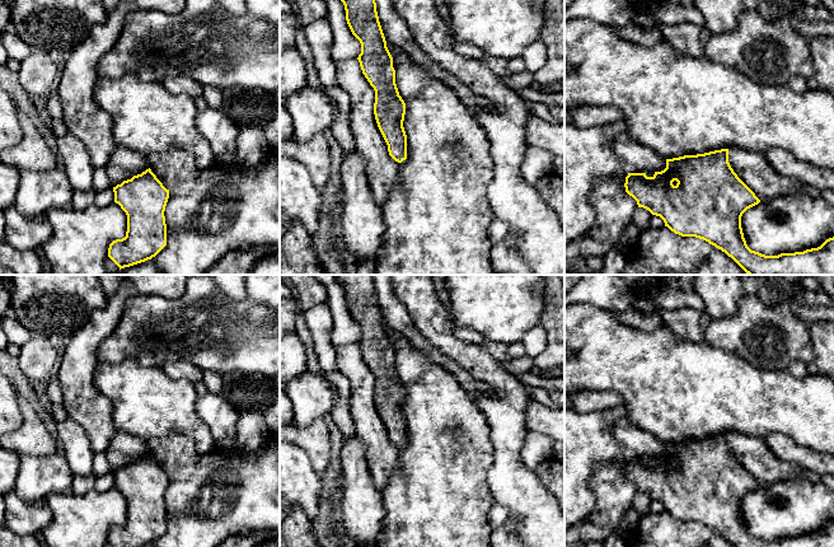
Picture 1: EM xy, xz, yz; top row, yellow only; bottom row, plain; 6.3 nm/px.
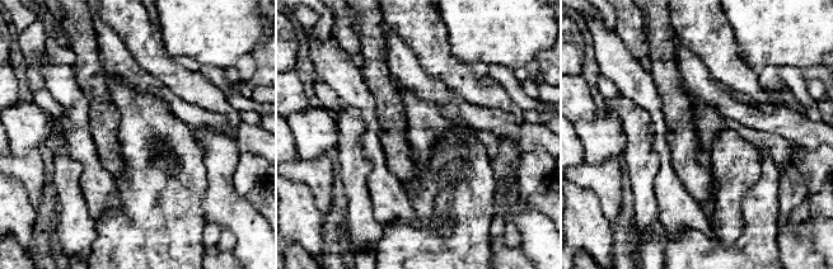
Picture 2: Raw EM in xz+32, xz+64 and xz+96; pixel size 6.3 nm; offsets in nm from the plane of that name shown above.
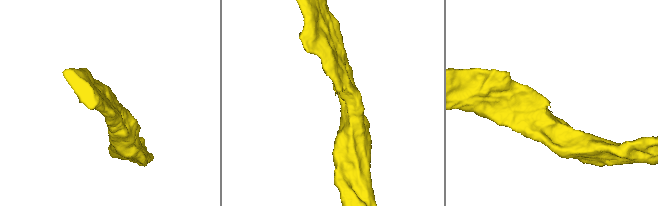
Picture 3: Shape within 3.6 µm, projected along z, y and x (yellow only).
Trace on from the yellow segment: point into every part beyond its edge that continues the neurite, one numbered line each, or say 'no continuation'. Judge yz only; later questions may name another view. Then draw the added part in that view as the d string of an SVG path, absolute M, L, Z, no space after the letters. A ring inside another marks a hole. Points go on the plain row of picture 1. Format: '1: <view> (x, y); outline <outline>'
1: yz (751, 452); outline M735 431L727 434L731 453L760 486L807 476L798 464L778 459L762 438Z

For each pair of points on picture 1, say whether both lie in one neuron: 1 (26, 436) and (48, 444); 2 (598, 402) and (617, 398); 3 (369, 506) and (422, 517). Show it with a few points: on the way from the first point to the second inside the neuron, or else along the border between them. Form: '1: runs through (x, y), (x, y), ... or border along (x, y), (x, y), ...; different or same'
1: runs through (31, 438), (43, 444); same
2: runs through (603, 400), (612, 400); same
3: border along (382, 492), (384, 519), (379, 533); different

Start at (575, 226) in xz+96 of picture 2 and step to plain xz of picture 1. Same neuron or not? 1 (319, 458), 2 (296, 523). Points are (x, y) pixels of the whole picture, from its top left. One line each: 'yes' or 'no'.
1: no
2: no

